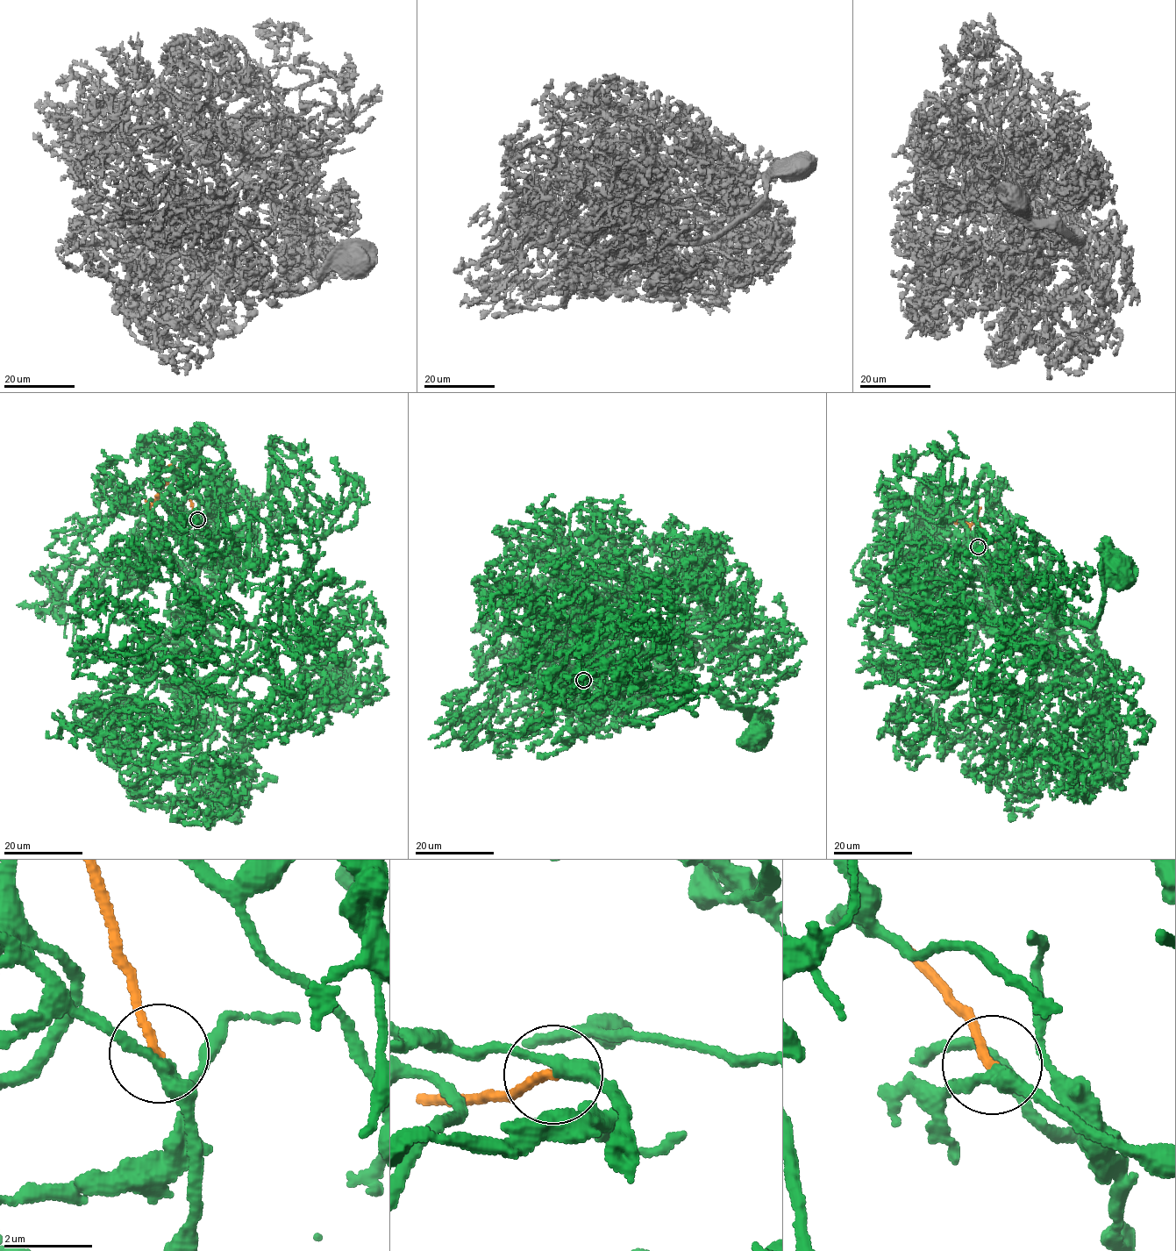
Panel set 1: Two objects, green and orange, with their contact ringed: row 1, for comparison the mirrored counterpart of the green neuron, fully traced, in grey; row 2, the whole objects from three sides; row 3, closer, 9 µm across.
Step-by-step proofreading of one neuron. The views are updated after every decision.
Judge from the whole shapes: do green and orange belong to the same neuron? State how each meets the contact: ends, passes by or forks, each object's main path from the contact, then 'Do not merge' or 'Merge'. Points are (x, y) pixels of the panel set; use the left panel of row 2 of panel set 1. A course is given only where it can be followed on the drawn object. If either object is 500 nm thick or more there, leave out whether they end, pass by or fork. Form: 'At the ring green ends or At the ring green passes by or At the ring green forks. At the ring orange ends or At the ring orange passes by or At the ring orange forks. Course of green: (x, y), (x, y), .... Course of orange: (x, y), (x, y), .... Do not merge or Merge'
At the ring green passes by. At the ring orange ends. Course of green: (197, 519), (176, 535), (200, 589), (177, 626), (176, 679), (248, 664), (294, 708), (333, 689). Course of orange: (197, 519), (191, 502), (178, 481), (171, 478), (150, 507), (154, 512). Merge

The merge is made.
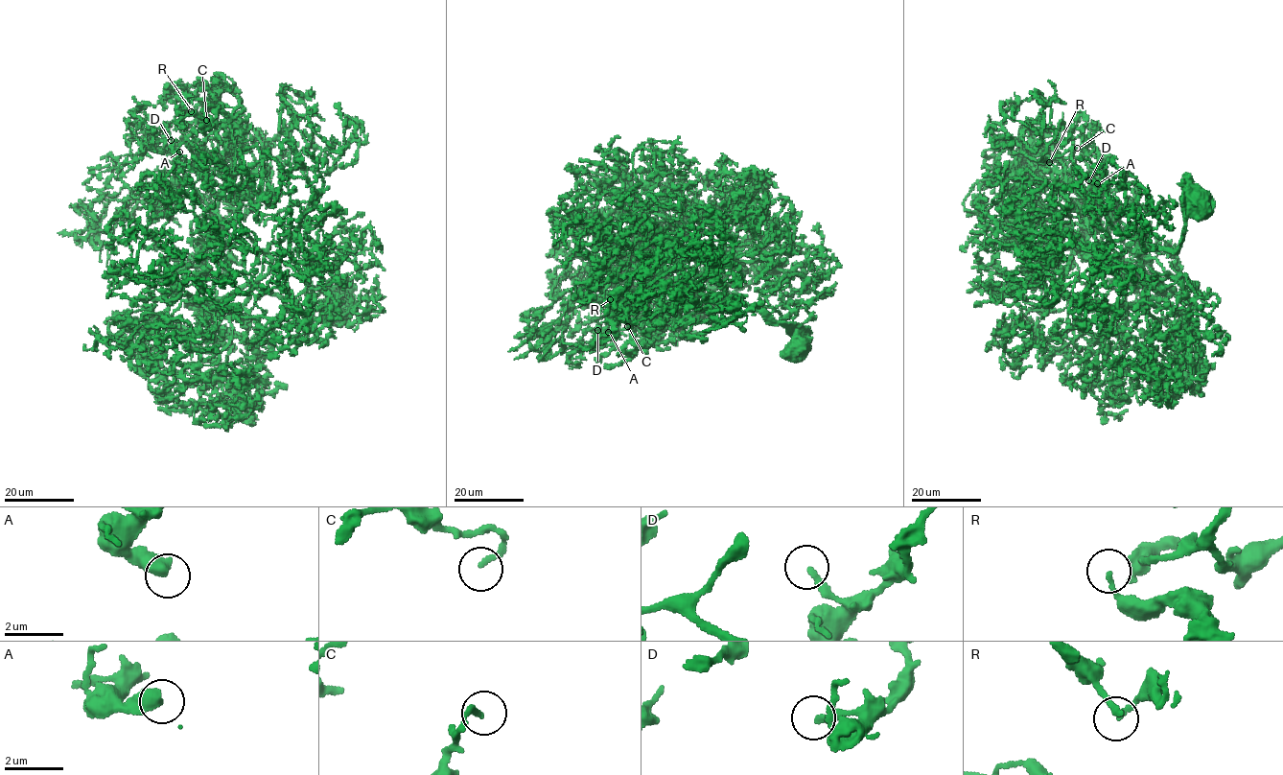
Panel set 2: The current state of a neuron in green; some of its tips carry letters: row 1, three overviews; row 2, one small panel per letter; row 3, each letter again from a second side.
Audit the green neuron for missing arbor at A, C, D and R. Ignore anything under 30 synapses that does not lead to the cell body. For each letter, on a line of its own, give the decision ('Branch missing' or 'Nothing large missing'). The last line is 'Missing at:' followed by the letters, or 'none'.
A: Nothing large missing
C: Nothing large missing
D: Nothing large missing
R: Nothing large missing
Missing at: none

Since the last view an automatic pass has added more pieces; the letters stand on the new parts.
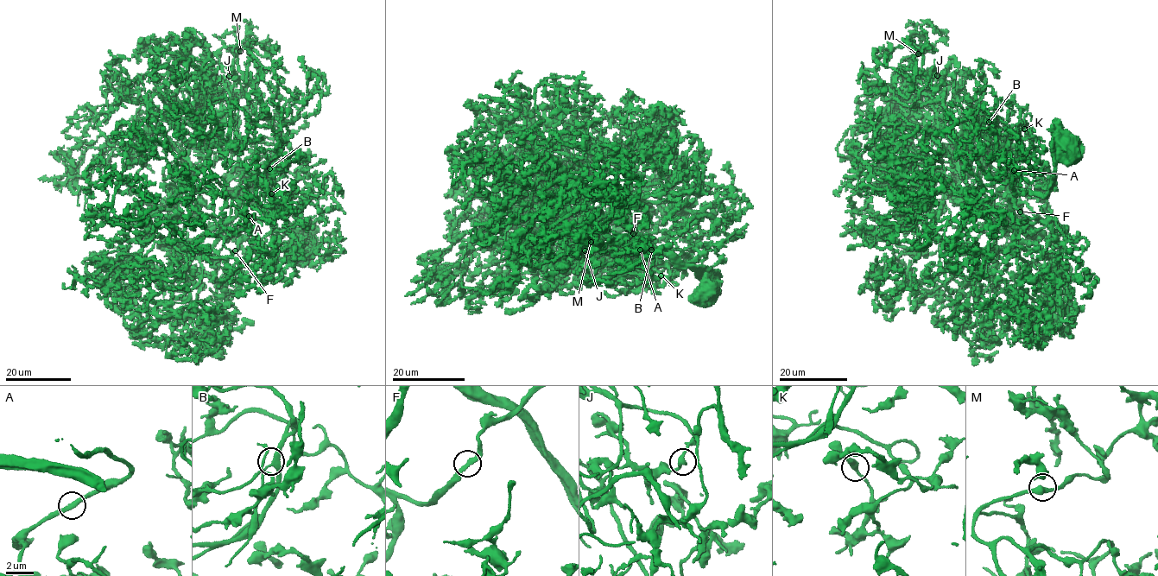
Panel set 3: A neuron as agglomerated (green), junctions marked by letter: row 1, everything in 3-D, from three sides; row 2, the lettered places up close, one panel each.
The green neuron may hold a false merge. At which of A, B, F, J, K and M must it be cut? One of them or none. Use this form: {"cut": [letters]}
{"cut": []}

